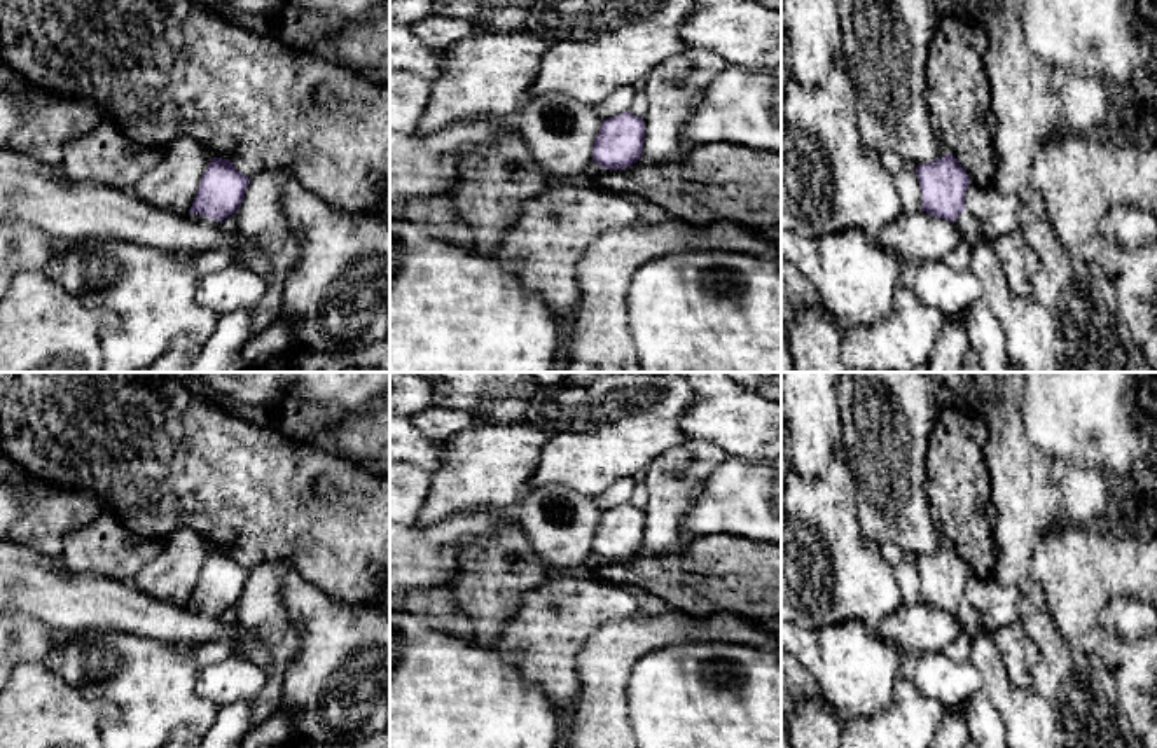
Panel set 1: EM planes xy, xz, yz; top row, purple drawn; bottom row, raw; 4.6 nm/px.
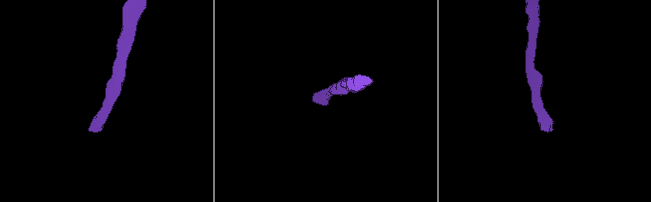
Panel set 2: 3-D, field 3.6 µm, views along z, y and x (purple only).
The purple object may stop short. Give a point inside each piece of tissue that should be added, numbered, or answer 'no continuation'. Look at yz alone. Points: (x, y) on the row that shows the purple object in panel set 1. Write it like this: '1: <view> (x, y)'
1: yz (972, 231)

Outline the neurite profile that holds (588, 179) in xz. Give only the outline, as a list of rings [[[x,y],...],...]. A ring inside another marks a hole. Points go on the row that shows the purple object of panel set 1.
[[[592,163],[584,173],[578,173],[572,178],[573,187],[594,187],[596,180],[601,177],[605,168],[598,163]]]

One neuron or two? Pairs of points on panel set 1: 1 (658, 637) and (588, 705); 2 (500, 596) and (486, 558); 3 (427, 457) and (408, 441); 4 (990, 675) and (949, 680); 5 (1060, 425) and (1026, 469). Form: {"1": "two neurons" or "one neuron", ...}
{"1": "one neuron", "2": "one neuron", "3": "one neuron", "4": "two neurons", "5": "two neurons"}

